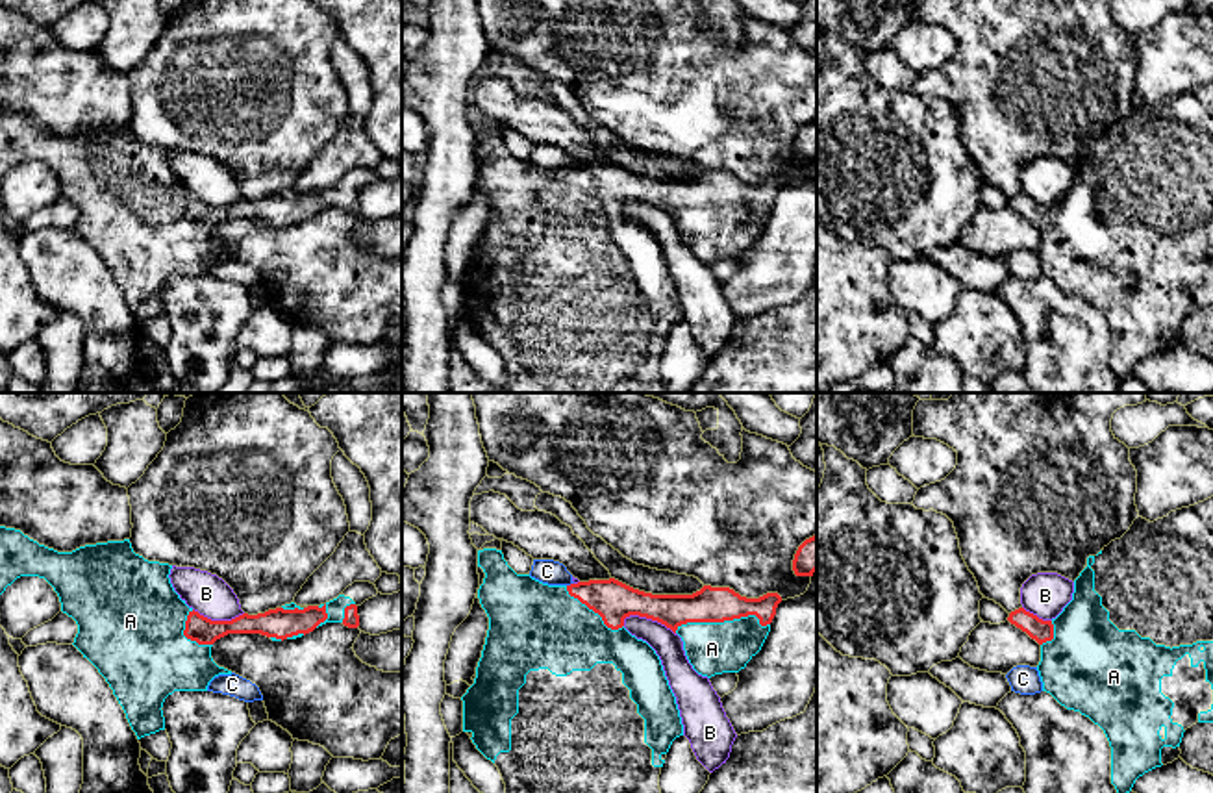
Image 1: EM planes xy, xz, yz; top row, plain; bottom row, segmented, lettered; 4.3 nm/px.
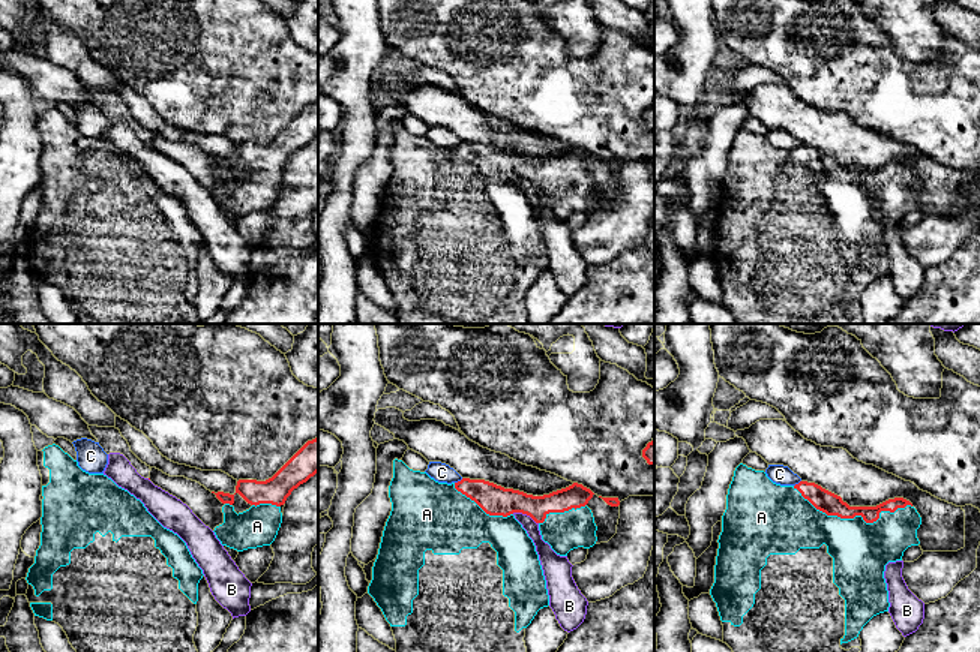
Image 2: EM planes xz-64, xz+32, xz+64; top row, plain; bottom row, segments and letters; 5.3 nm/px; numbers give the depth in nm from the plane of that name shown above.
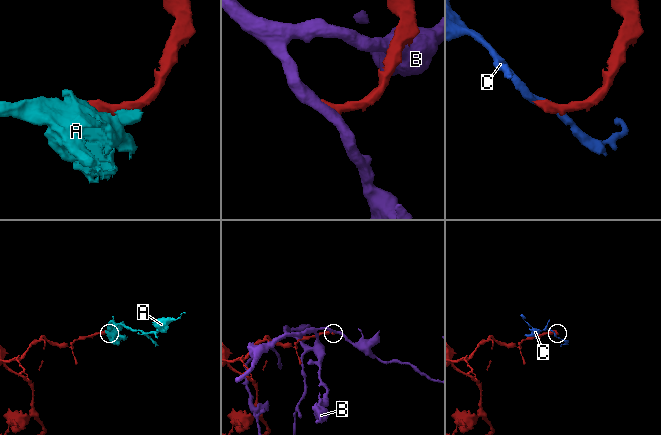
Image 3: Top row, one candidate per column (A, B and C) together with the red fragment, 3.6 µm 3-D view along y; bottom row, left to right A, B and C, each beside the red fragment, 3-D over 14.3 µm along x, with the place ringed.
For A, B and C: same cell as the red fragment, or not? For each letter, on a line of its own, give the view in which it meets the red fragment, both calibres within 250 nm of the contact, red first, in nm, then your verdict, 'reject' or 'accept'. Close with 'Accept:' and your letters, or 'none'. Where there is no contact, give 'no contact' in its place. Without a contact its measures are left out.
A: xz | 160/220 nm | accept
B: xz | 180/120 nm | reject
C: xz | 180/110 nm | reject
Accept: A

